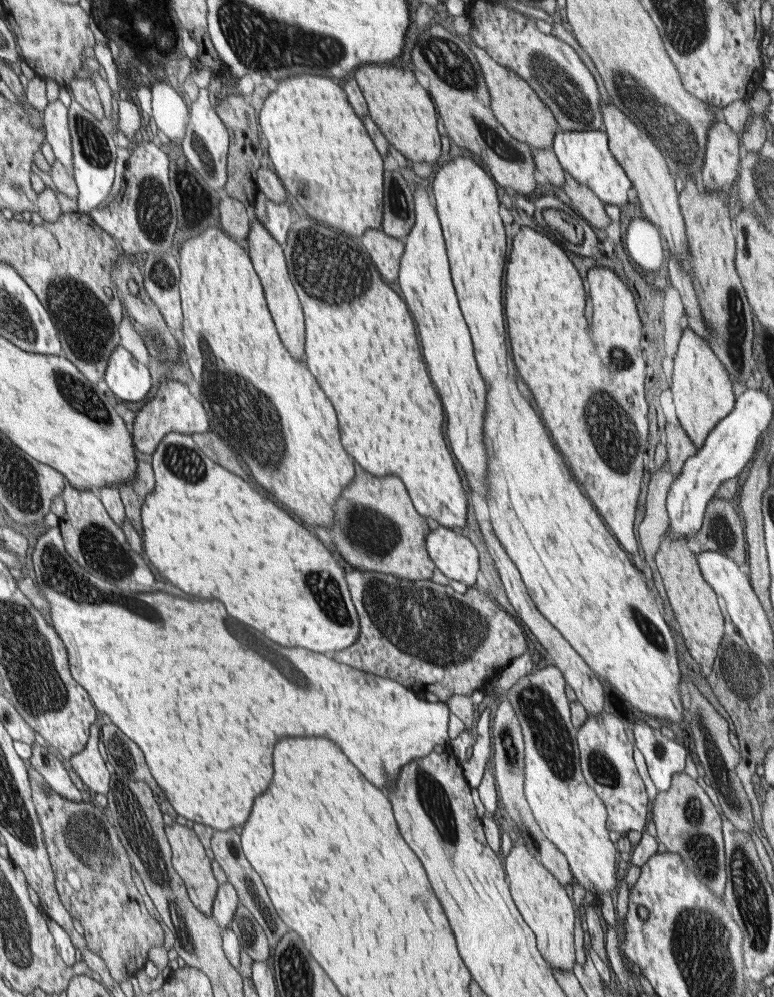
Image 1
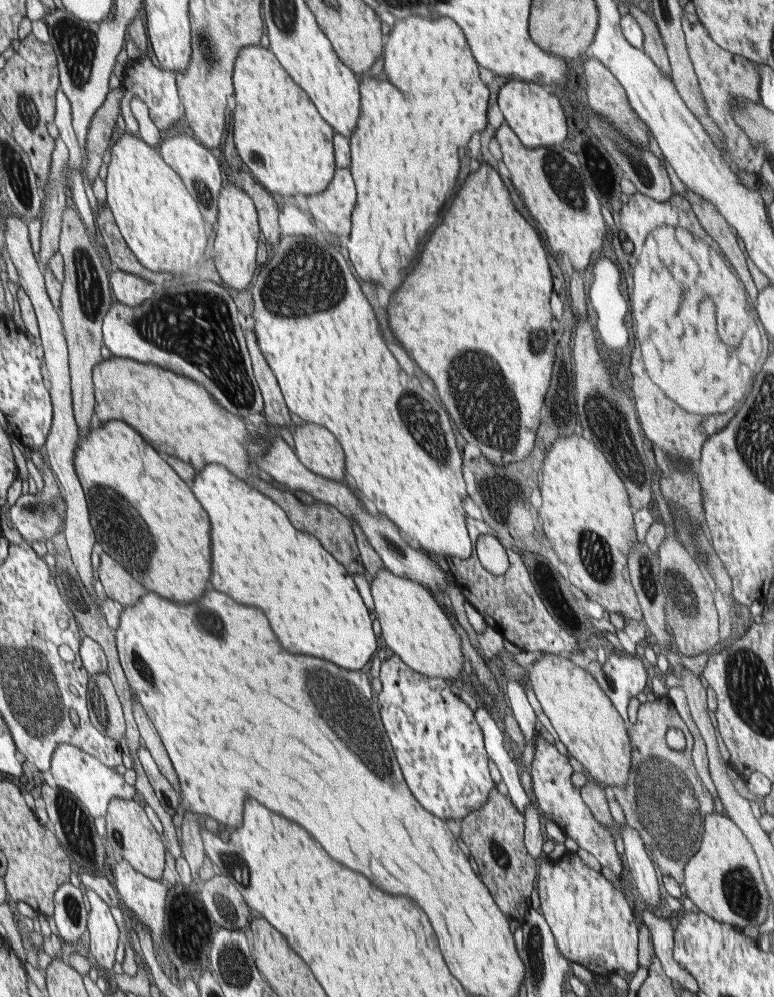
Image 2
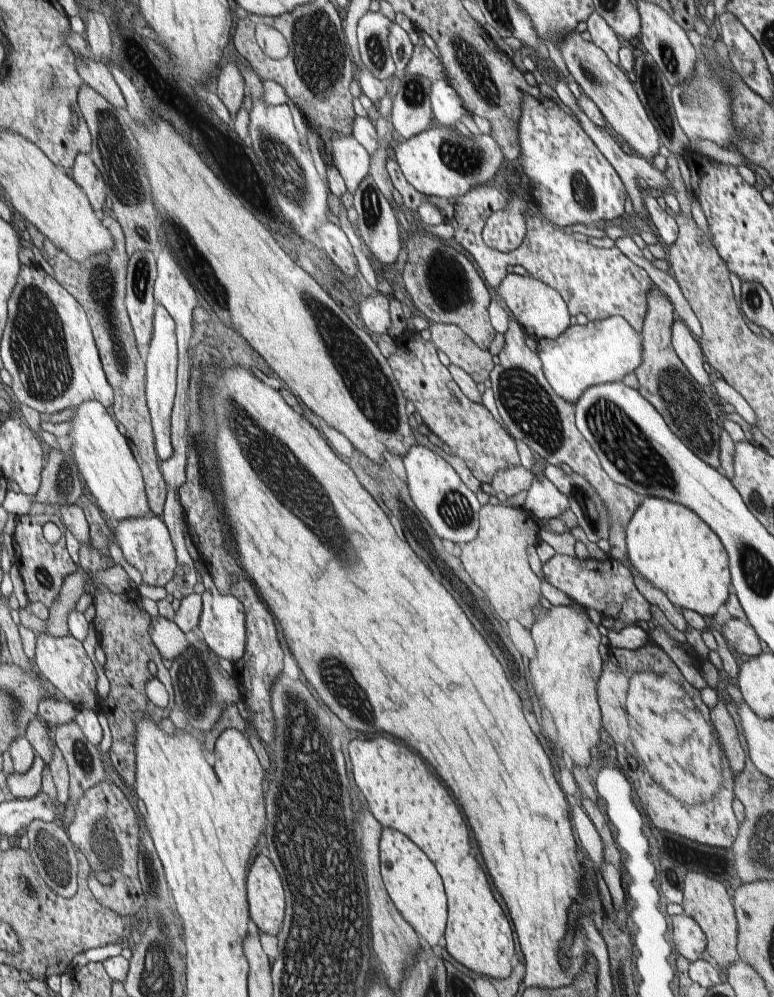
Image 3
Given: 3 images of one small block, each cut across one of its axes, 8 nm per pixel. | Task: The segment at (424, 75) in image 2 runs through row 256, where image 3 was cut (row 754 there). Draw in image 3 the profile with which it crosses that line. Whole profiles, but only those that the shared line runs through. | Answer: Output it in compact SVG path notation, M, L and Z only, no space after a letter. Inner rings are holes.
M383 736L369 738L369 740L355 738L349 742L347 750L349 750L349 762L351 762L351 776L355 780L355 786L363 794L363 804L371 812L371 816L375 816L375 820L379 820L383 828L393 828L401 832L403 836L407 836L431 860L431 864L439 870L439 876L443 878L443 888L447 894L447 932L443 934L445 952L457 964L465 966L471 972L477 972L479 976L495 978L495 980L507 978L513 970L511 958L513 954L519 954L519 952L513 946L515 942L513 942L513 934L505 918L505 912L493 898L483 868L477 864L475 856L471 856L467 826L463 818L459 816L457 804L449 796L449 792L435 778L431 778L433 774L427 770L423 760L399 742L385 740Z

